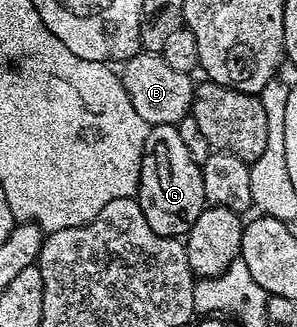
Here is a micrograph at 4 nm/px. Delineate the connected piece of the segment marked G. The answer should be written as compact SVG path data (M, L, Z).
M151 126L148 140L144 140L140 184L136 195L144 220L148 220L152 232L160 236L178 238L184 236L196 224L196 216L206 209L202 167L184 148L177 126Z

